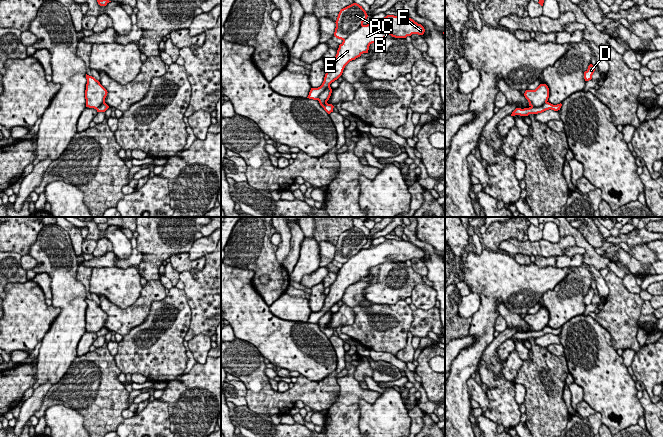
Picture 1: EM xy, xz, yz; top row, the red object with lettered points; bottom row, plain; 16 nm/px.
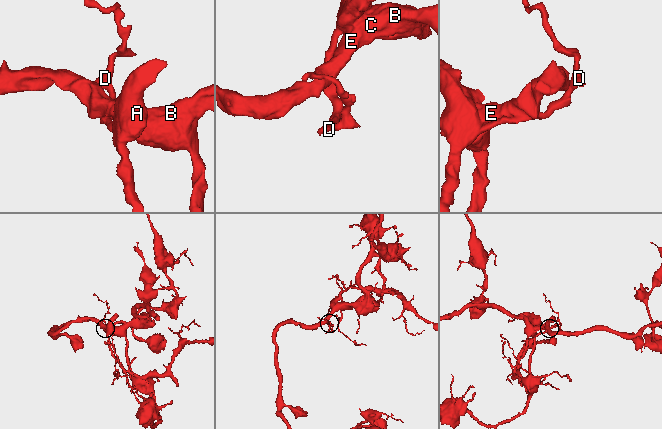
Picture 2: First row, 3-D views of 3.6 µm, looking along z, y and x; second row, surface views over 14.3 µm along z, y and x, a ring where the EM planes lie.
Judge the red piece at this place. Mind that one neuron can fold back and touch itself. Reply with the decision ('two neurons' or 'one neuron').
two neurons

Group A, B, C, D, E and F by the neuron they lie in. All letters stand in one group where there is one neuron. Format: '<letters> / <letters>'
A D / B C E F

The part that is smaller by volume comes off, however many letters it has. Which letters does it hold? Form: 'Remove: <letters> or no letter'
Remove: A, D

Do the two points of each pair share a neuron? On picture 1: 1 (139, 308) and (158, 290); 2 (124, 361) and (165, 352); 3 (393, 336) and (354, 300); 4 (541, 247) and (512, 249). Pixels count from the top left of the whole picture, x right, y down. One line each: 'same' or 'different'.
1: same
2: same
3: same
4: same

